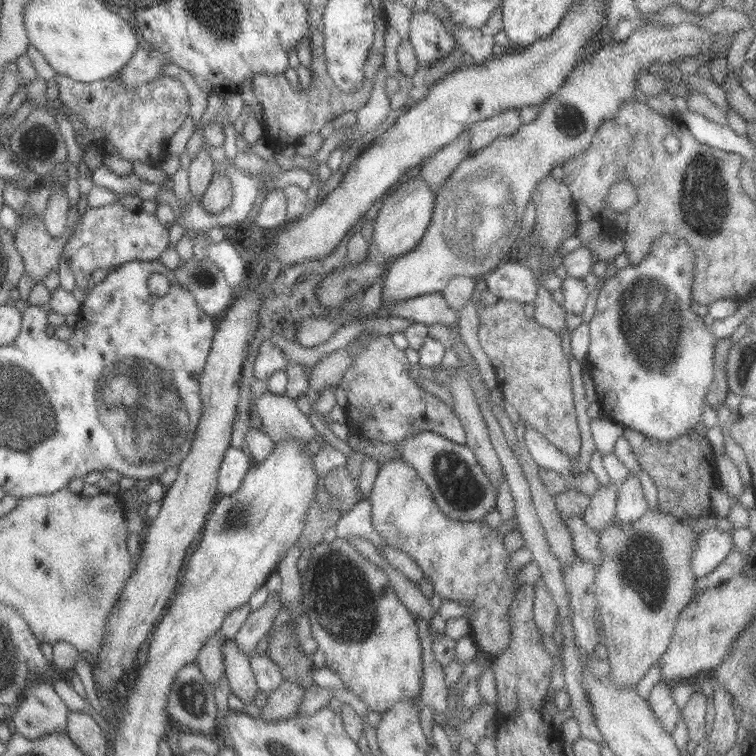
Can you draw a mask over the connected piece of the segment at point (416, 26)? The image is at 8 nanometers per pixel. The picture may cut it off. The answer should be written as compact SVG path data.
M411 12L408 42L418 65L427 66L444 58L455 47L455 39L433 13Z

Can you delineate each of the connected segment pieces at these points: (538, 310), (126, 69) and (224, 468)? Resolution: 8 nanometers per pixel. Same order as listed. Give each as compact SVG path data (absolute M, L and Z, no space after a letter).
M535 278L538 290L535 301L532 303L534 307L532 320L560 338L563 330L566 330L566 311L557 302L552 300L550 292L542 287L539 278Z
M137 45L127 64L115 74L115 77L109 76L109 78L129 87L145 85L147 81L151 81L159 75L161 66L165 64L168 64L165 56L155 47L150 47L150 50L146 52Z
M227 447L219 464L216 487L220 496L230 495L239 488L246 470L252 465L244 448Z

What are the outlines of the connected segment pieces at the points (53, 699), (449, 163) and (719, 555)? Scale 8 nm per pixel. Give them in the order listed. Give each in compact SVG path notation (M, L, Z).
M49 679L30 683L18 702L9 710L15 734L27 740L36 740L47 734L65 734L69 710L55 691Z
M467 128L461 131L455 140L435 151L429 162L420 166L418 176L429 185L431 191L435 192L465 157L467 157Z
M705 528L701 531L691 554L691 571L696 579L707 576L721 564L732 550L731 533L715 528Z

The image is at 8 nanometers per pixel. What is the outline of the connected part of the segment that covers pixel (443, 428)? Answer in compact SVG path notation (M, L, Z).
M361 332L357 352L345 368L337 387L344 391L349 407L367 415L364 438L377 442L399 443L419 432L432 432L451 442L463 444L463 432L457 415L435 396L424 392L407 375L409 363L402 350L395 348L389 336Z

